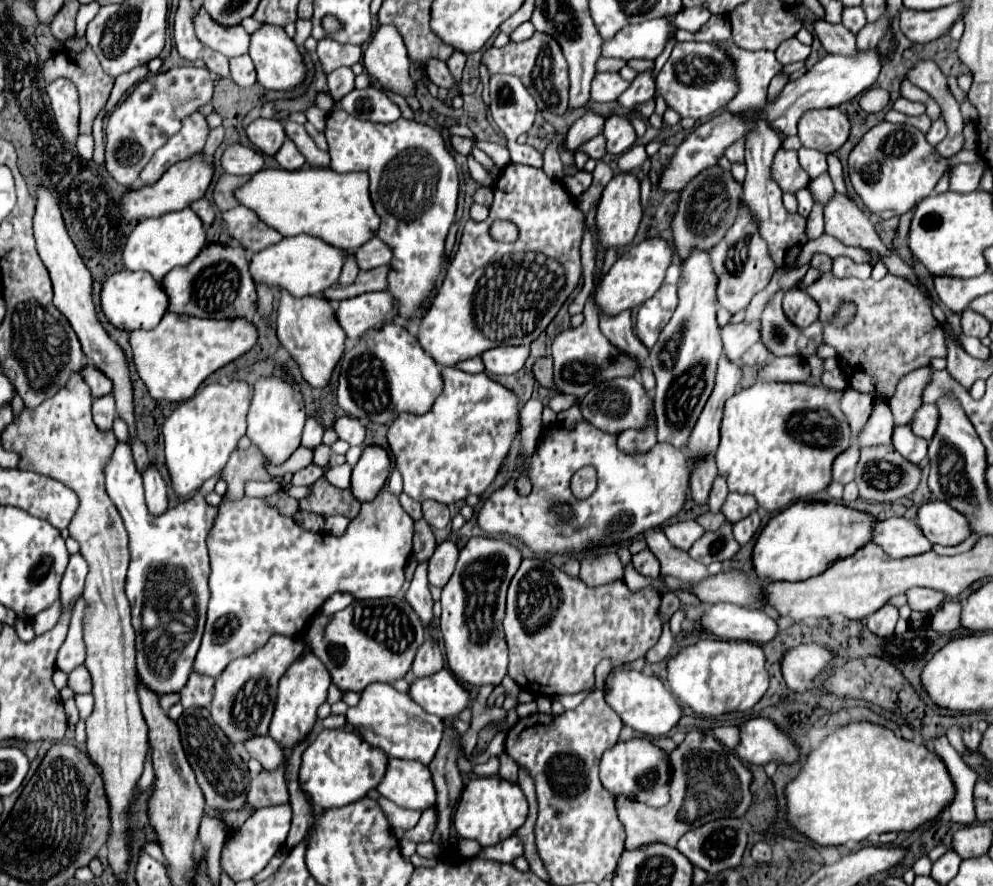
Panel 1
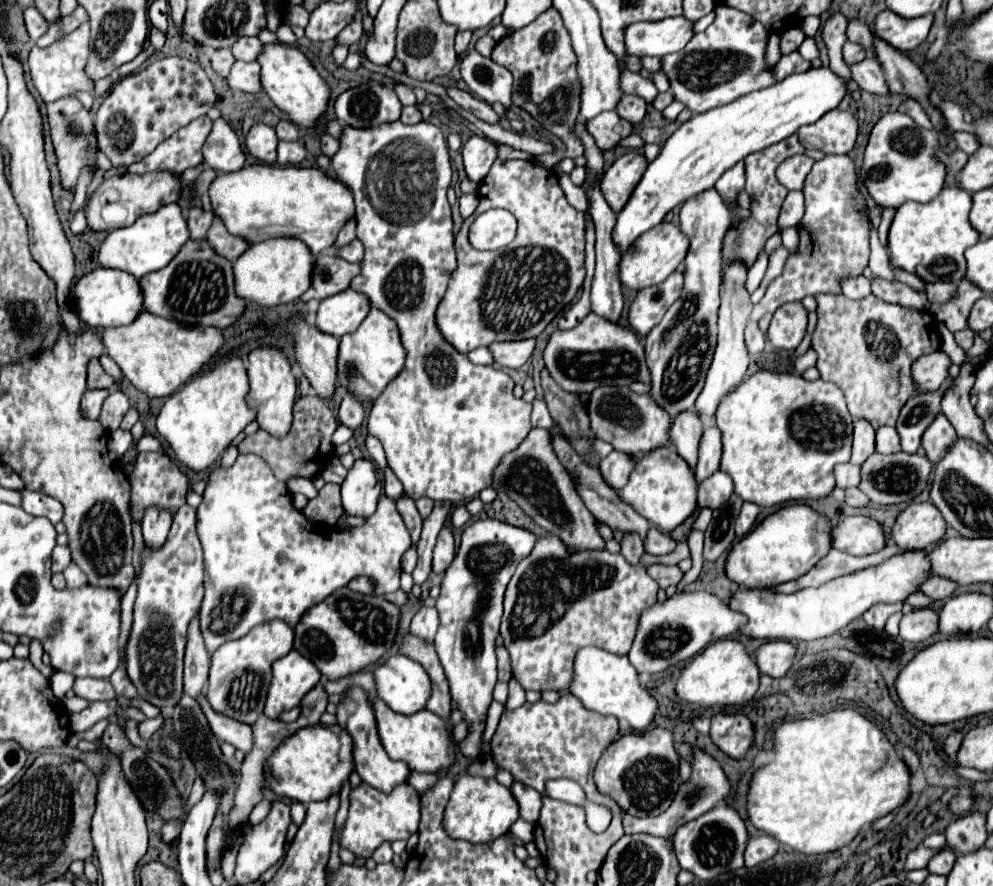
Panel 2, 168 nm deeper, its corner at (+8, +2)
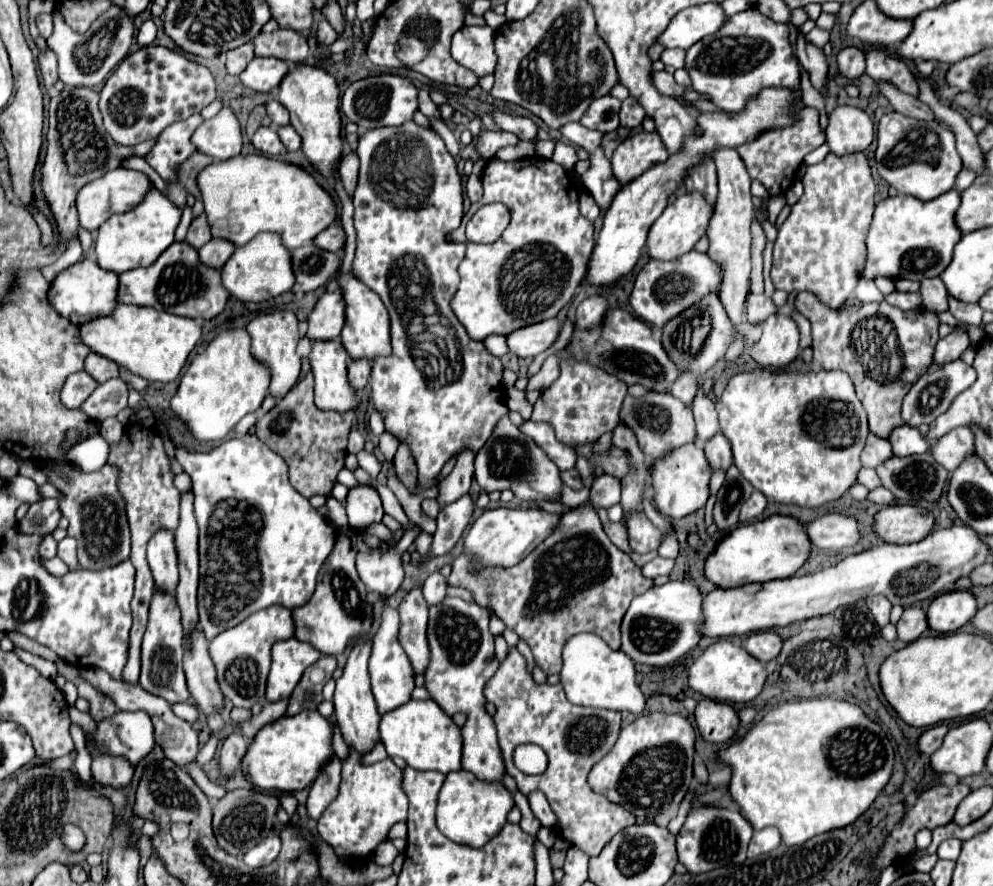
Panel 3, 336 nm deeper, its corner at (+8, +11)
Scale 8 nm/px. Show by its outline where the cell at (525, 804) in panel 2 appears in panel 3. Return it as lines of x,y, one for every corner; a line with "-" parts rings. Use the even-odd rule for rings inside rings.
541,790
531,792
531,794
527,796
527,800
529,800
529,806
531,806
535,818
537,818
543,826
547,826
547,828
555,826
555,814
551,812
549,802
547,802
547,798
545,798
545,794
543,794

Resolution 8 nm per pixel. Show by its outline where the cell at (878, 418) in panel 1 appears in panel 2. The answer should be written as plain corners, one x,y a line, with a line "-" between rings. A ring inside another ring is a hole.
881,427
877,429
877,451
883,455
891,455
891,453
899,453
901,445
899,445
899,435
895,427

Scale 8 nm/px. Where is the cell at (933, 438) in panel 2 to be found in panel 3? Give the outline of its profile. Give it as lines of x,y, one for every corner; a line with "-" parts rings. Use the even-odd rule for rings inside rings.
953,428
945,436
937,438
933,444
929,444
931,456
941,466
945,466
949,472
953,468
957,468
957,464
959,464
959,460
963,460
963,456
975,452
973,448
975,448
973,436
971,436
969,428

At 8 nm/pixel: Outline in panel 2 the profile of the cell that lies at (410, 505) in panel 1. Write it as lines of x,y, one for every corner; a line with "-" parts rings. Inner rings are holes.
389,467
385,469
385,481
383,481
383,487
385,487
387,497
389,497
389,499
393,499
393,501
395,501
395,497
397,497
397,495
403,495
403,487
401,487
401,483
397,481
395,473
393,473

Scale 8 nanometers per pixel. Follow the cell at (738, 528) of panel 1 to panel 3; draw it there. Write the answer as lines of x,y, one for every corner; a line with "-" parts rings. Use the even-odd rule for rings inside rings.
753,492
751,498
741,508
739,522
749,522
749,520
757,518
765,510
765,506
767,506
767,498
763,494
759,494
759,492

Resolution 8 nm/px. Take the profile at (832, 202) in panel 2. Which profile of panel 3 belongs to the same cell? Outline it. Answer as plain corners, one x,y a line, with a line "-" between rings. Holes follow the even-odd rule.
829,152
823,162
809,166
803,176
803,196
791,208
791,214
779,228
779,236
773,248
773,268
771,280
775,290
785,292
815,292
819,300
823,300
831,308
839,308
855,290
857,282
863,276
863,268
867,264
867,232
871,226
873,210
875,210
875,182
871,176
871,168
863,152
837,156

